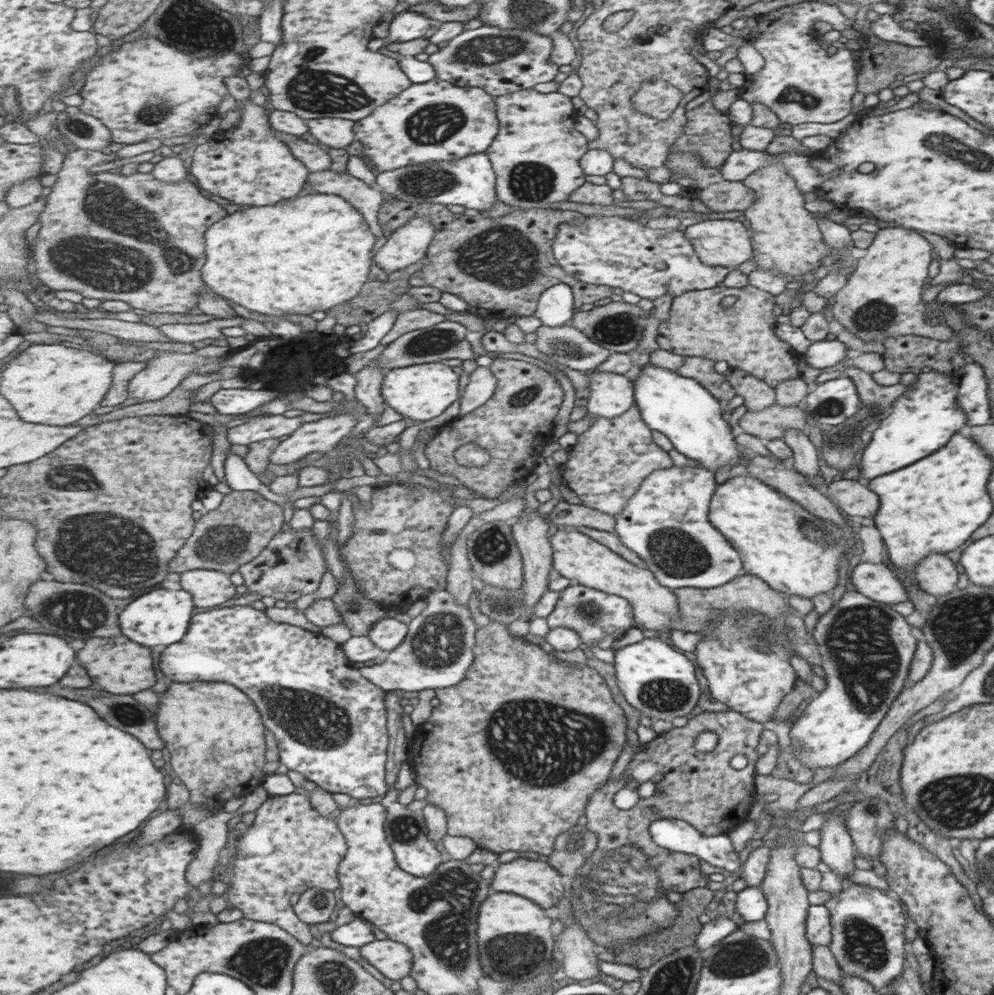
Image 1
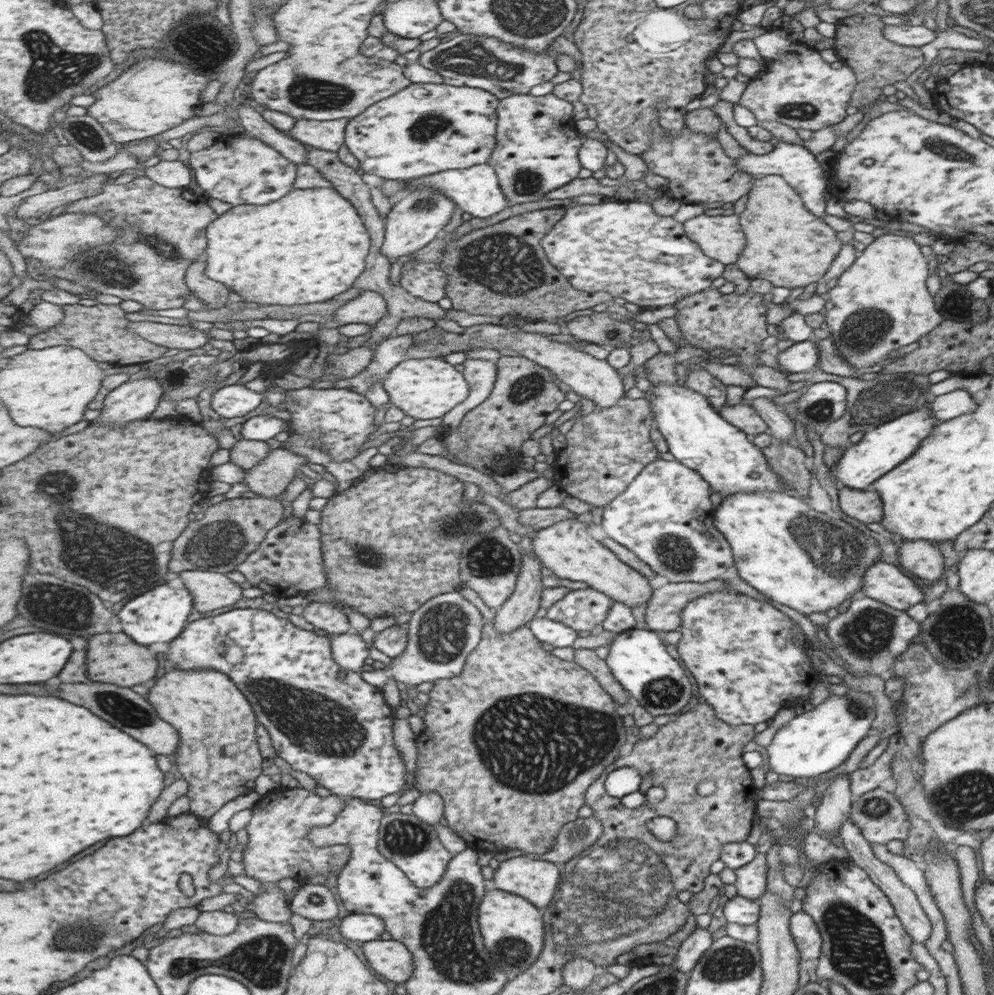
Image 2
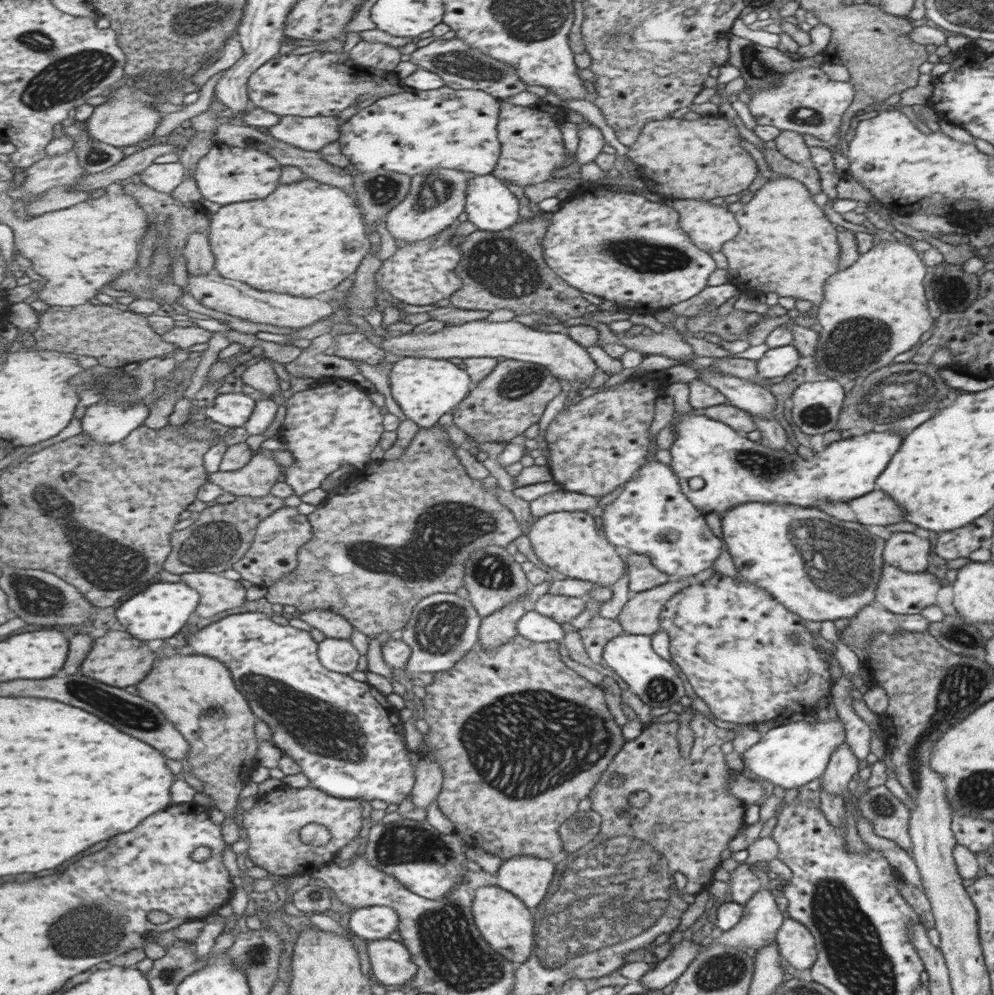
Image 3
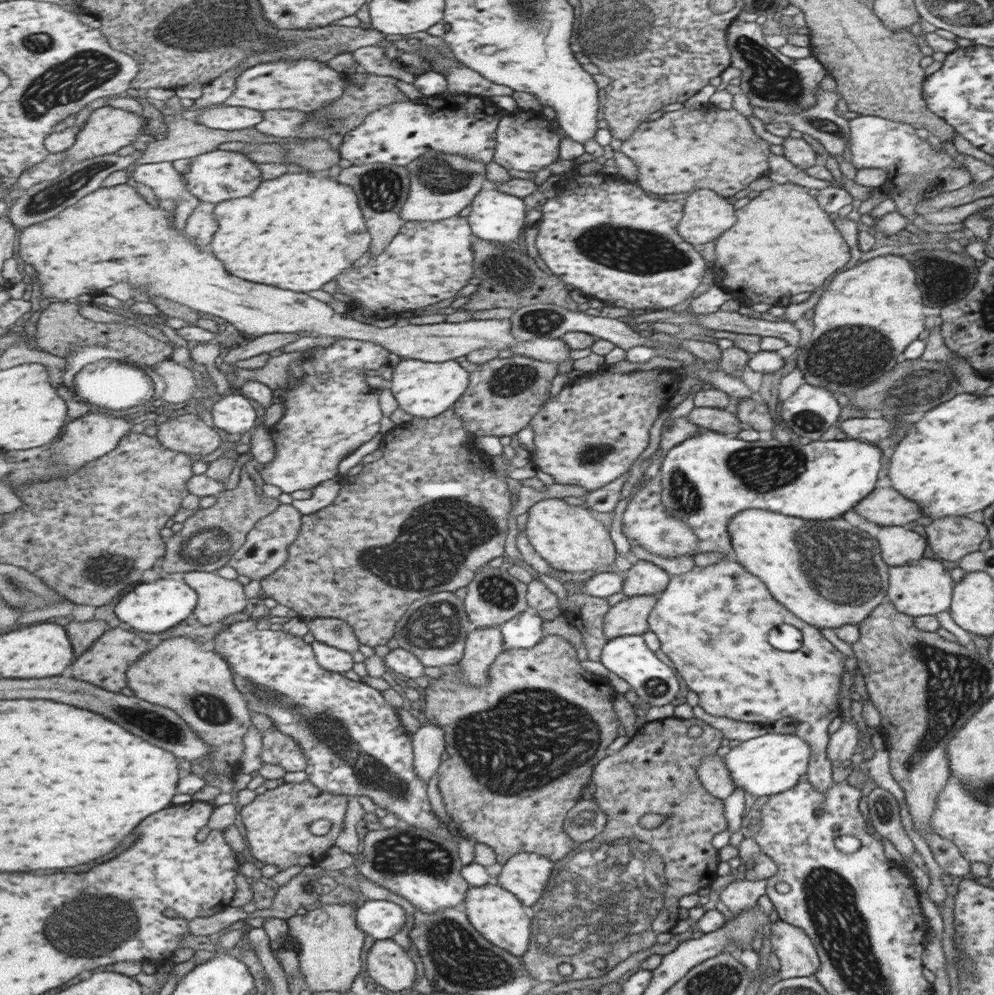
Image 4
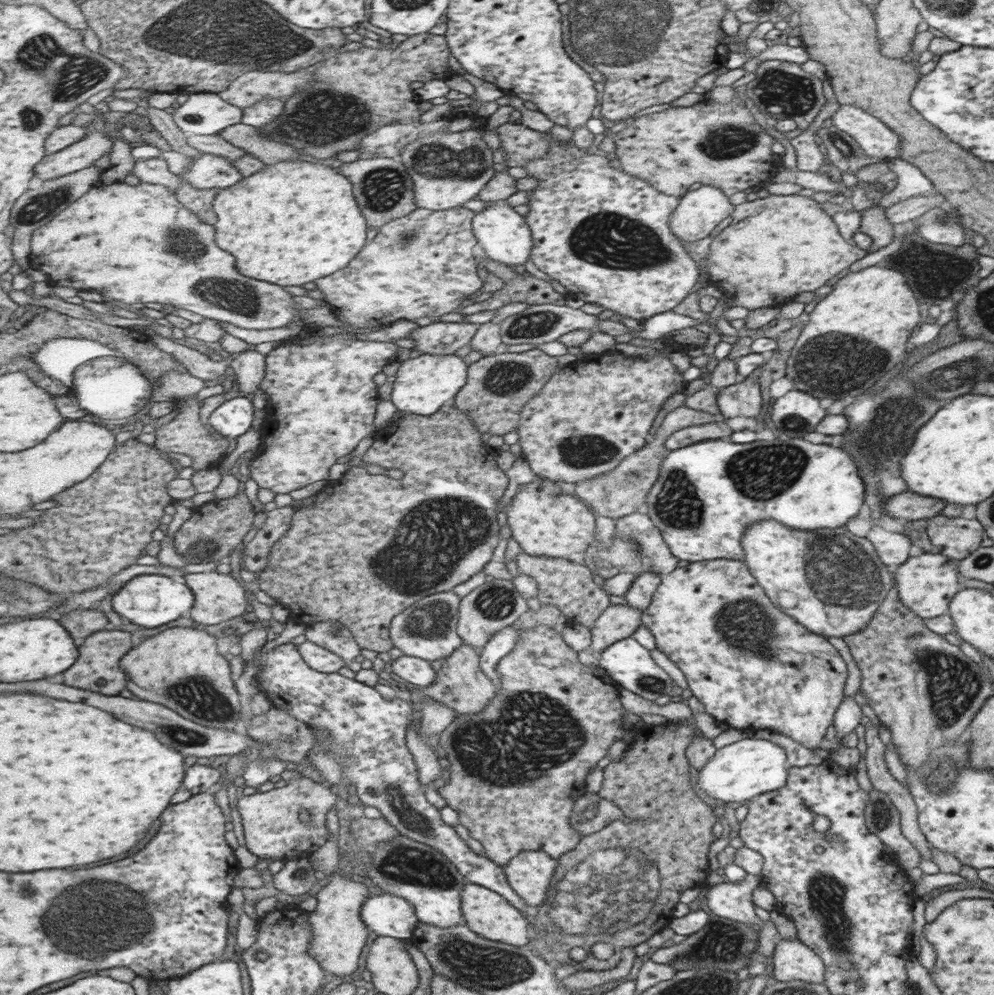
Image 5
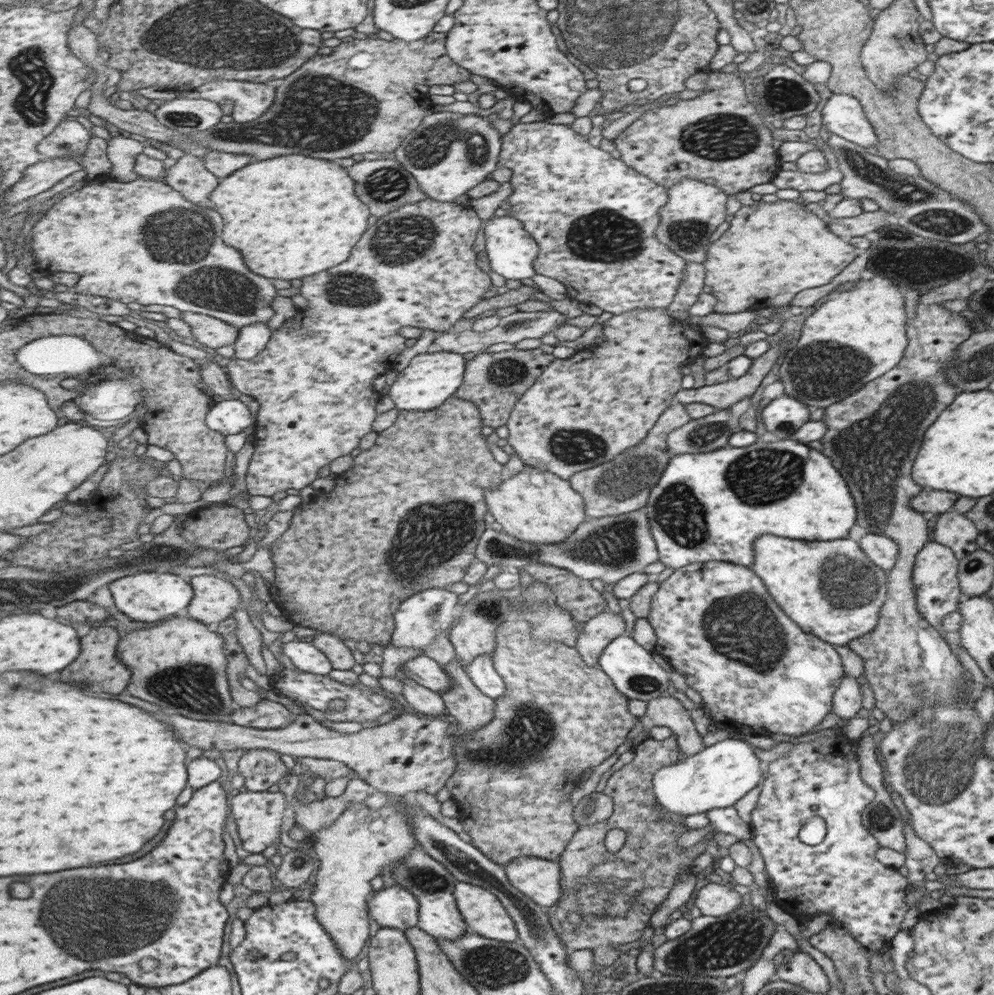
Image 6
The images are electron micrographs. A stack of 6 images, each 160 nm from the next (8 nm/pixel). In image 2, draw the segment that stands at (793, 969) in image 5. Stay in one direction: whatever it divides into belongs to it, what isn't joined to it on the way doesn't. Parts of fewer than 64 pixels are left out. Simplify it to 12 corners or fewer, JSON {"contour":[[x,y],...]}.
{"contour":[[791,915],[801,960],[819,957],[823,939],[812,916]]}

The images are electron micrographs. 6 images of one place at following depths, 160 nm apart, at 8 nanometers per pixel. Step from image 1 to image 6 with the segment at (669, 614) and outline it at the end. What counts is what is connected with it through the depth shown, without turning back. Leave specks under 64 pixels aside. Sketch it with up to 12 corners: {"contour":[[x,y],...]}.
{"contour":[[528,466],[488,488],[488,518],[533,545],[583,523],[569,481]]}

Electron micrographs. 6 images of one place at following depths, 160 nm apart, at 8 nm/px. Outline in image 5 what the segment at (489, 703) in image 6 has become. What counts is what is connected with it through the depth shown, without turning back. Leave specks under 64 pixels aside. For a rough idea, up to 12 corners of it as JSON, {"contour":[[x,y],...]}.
{"contour":[[464,643],[424,689],[457,714],[483,710],[496,692]]}

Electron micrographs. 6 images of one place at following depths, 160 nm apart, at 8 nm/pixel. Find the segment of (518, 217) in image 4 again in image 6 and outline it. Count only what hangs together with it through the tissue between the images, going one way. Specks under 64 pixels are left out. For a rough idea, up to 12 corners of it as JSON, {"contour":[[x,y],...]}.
{"contour":[[500,213],[482,226],[490,270],[528,282],[537,243]]}

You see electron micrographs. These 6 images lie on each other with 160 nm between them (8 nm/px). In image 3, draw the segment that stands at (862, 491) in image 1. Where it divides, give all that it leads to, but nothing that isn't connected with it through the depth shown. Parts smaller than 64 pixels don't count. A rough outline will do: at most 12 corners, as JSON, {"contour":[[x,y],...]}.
{"contour":[[883,491],[846,502],[863,526],[903,520],[899,506]]}

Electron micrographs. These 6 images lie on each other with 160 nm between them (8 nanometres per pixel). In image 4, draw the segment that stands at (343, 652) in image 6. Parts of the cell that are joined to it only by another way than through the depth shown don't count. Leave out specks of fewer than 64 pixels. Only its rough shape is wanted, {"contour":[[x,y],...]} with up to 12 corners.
{"contour":[[309,618],[315,640],[354,653],[354,628],[343,619]]}

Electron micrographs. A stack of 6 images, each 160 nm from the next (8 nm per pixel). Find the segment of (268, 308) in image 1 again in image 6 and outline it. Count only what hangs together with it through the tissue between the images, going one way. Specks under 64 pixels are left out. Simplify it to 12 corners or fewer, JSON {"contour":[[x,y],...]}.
{"contour":[[248,164],[210,200],[265,278],[342,265],[371,218],[343,166]]}

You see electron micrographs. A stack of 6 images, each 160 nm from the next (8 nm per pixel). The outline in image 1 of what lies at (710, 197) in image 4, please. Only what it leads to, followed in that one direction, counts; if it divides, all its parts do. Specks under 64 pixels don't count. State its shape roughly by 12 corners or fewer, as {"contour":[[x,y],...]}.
{"contour":[[735,219],[702,220],[683,233],[707,266],[751,256]]}

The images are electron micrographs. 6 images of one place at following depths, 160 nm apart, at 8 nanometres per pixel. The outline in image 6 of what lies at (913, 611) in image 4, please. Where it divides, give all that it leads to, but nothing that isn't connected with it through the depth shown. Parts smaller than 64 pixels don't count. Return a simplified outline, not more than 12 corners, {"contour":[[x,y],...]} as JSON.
{"contour":[[930,541],[915,556],[916,609],[942,636],[958,607],[957,557]]}

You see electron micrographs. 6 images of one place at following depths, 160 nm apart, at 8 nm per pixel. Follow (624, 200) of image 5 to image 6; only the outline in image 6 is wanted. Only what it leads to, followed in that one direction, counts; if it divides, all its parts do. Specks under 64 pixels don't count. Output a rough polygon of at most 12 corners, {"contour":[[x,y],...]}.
{"contour":[[569,125],[503,135],[536,274],[613,315],[687,262],[661,185]]}

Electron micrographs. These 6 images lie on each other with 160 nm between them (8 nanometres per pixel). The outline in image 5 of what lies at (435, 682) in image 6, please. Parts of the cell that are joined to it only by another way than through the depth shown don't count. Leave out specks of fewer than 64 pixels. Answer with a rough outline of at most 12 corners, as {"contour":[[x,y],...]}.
{"contour":[[401,655],[392,671],[417,686],[431,686],[437,674],[431,661]]}

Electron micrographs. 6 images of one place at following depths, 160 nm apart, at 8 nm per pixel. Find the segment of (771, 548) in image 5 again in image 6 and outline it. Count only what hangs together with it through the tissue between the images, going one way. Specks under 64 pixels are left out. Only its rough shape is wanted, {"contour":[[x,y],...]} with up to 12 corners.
{"contour":[[757,538],[760,577],[801,630],[877,627],[888,575],[857,541]]}

